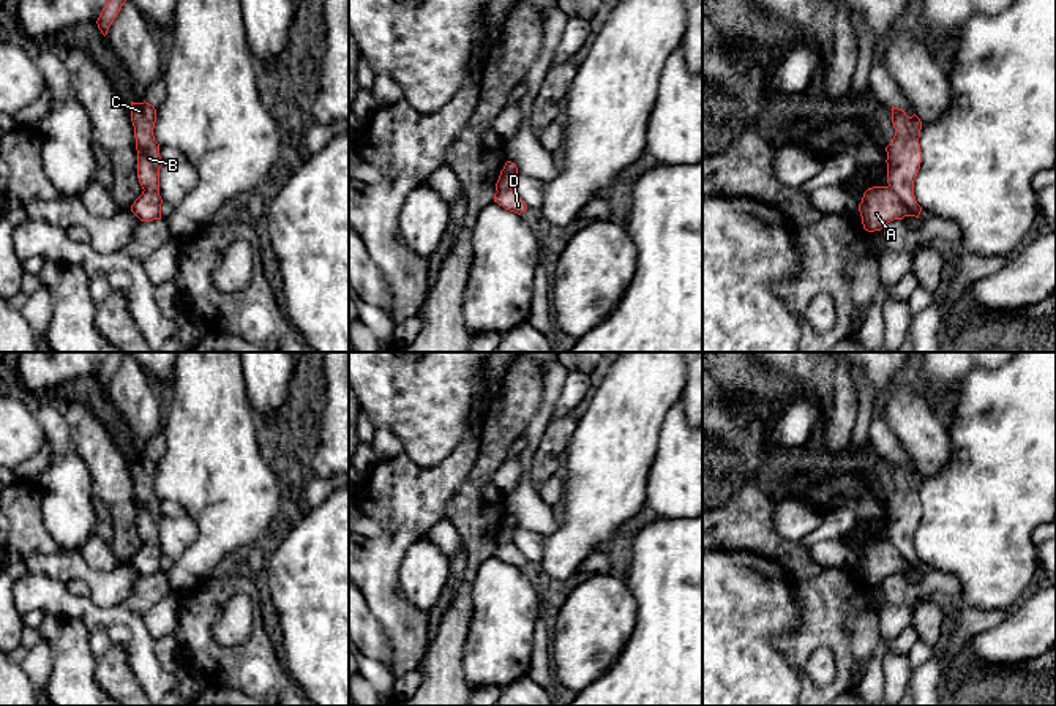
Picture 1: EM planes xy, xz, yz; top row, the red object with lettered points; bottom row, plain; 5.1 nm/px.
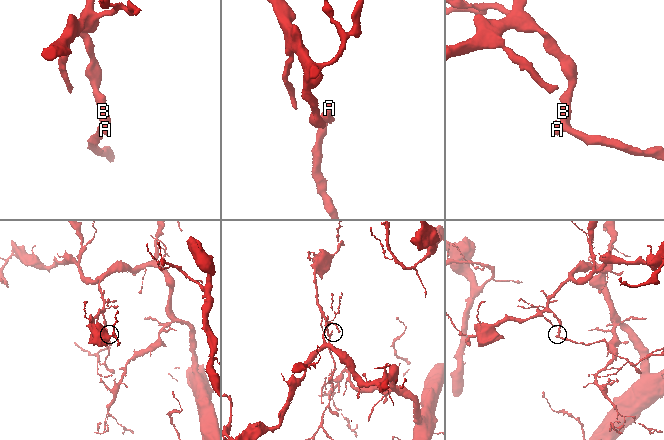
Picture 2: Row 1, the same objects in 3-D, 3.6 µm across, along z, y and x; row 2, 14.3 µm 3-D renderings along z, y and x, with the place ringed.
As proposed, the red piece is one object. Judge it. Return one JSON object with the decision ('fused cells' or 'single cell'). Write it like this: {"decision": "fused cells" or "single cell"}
{"decision": "fused cells"}

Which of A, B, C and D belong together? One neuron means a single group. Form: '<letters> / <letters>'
A / B C D

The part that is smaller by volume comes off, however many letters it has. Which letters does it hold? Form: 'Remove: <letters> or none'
Remove: A

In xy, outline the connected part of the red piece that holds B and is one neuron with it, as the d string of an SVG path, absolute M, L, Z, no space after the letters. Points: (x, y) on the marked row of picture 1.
M131 101L131 122L134 126L137 150L137 178L144 191L159 194L159 144L155 141L153 128L156 122L156 109L148 103Z

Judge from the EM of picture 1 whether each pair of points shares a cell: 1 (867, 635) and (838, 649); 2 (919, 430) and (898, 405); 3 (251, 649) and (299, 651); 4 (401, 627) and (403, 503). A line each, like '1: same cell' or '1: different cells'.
1: different cells
2: same cell
3: different cells
4: same cell

